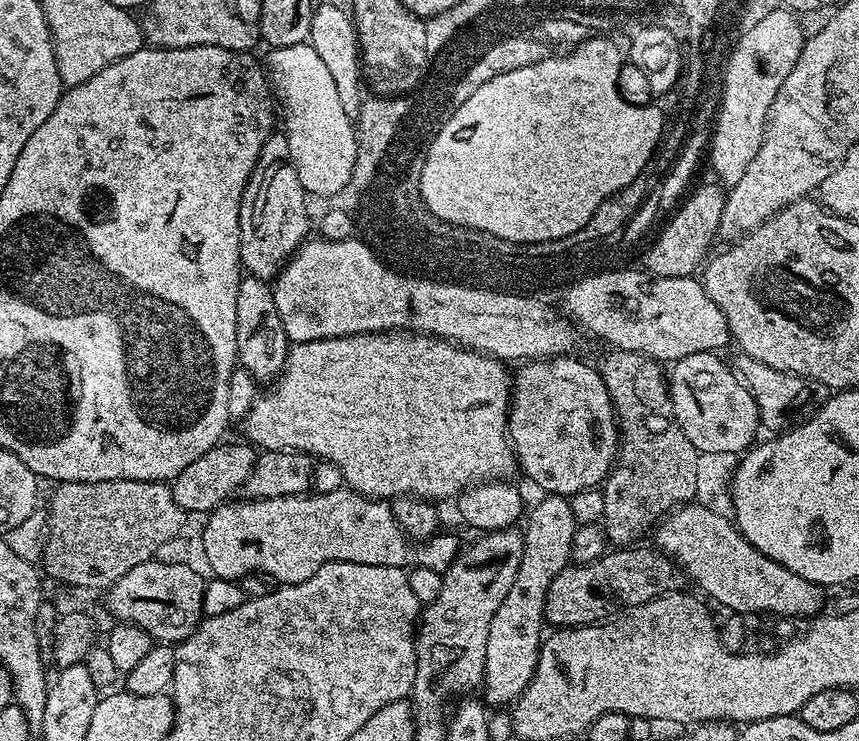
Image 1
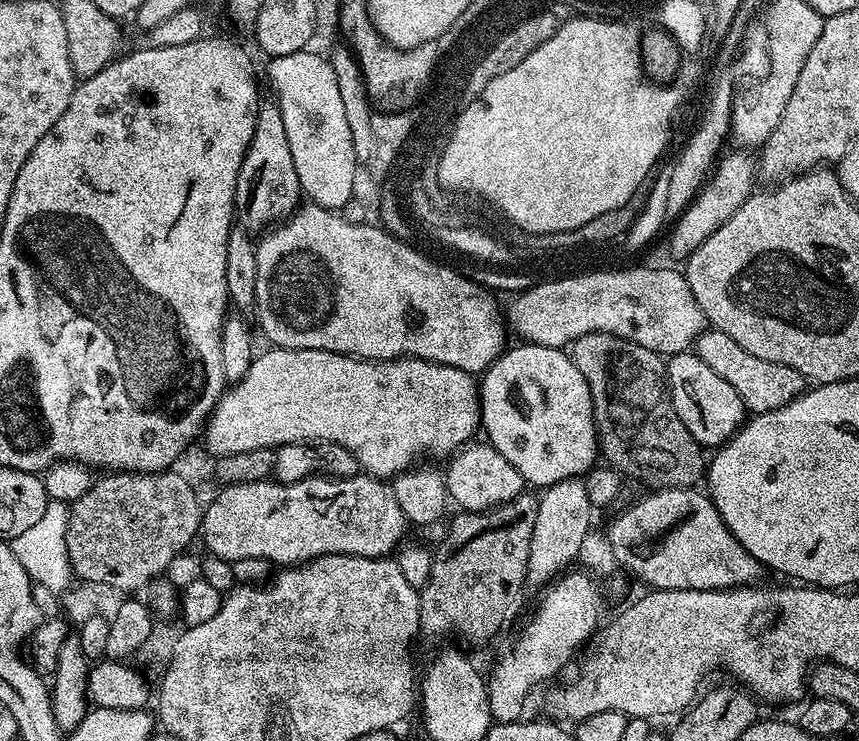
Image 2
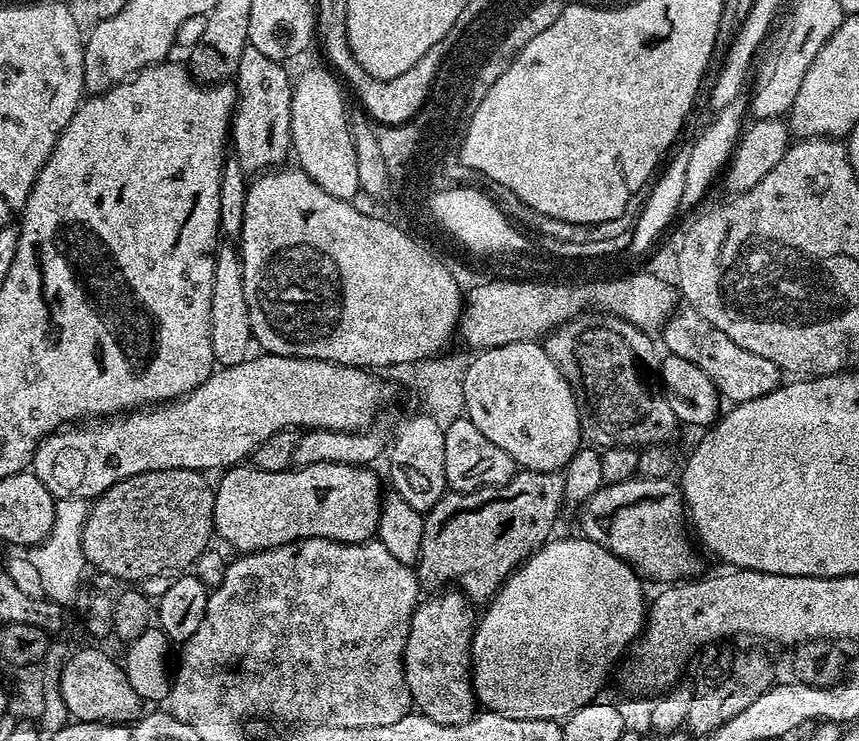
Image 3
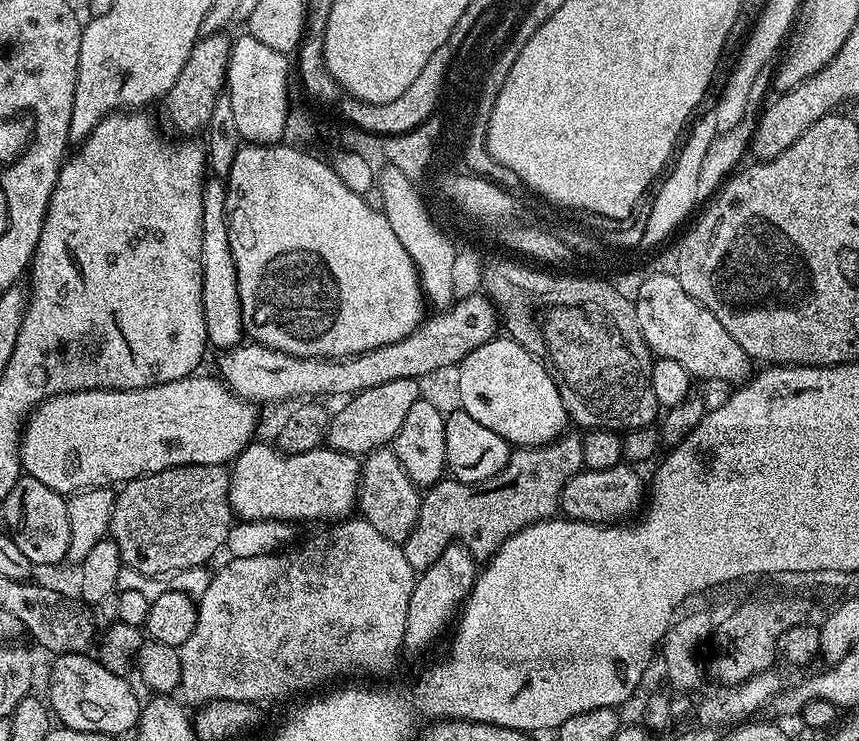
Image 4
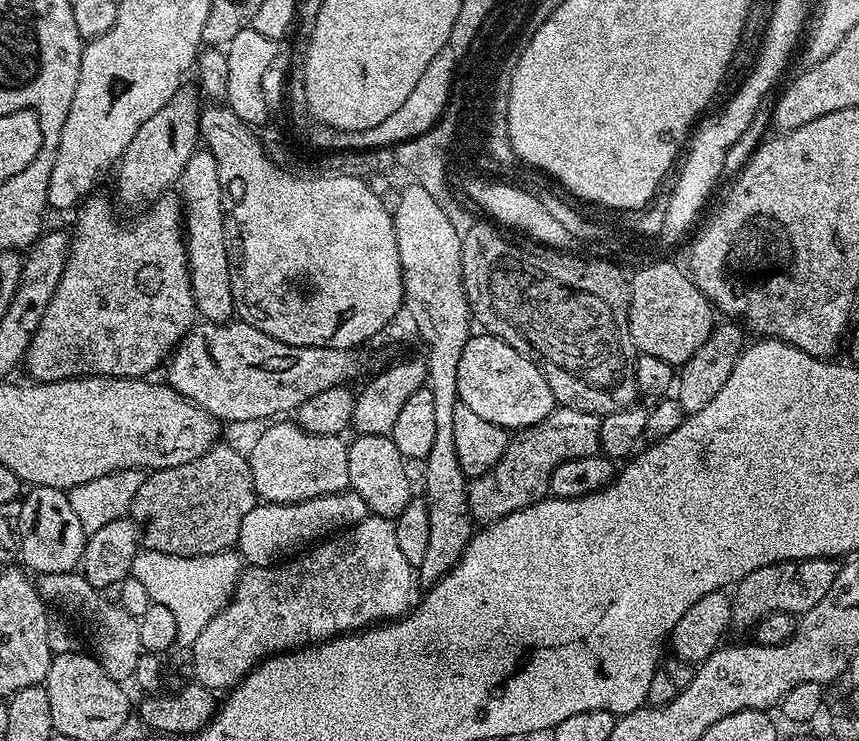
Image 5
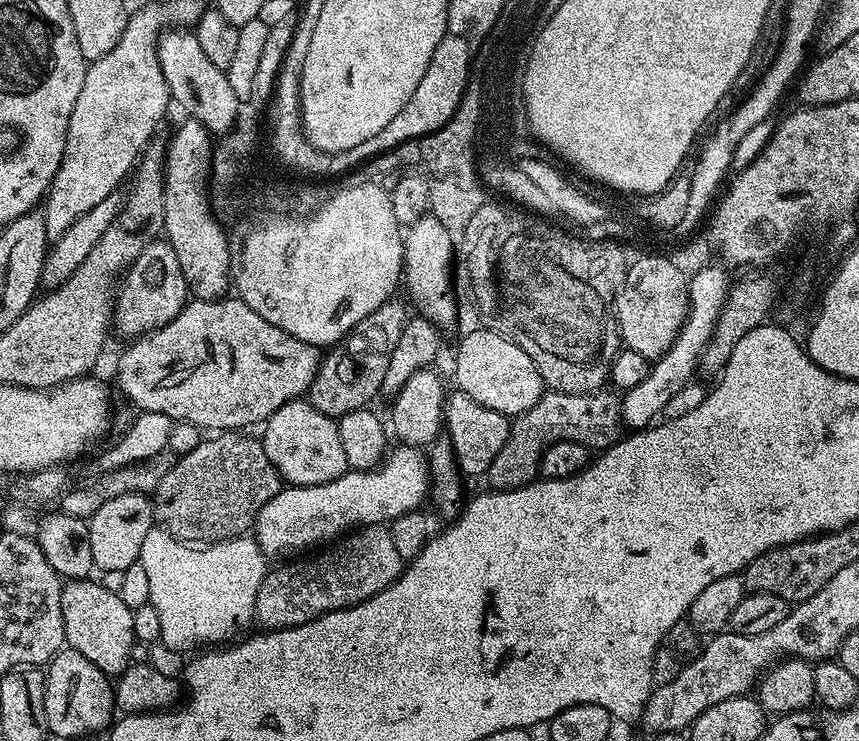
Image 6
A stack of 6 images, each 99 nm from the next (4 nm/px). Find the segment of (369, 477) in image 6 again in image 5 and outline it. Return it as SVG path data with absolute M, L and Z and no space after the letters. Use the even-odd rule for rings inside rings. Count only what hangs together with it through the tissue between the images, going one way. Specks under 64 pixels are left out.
M351 490L310 498L301 504L257 502L254 510L242 518L242 530L238 530L236 548L245 565L271 568L293 554L303 553L309 546L333 535L337 530L352 528L369 515L366 502L362 502L359 494Z

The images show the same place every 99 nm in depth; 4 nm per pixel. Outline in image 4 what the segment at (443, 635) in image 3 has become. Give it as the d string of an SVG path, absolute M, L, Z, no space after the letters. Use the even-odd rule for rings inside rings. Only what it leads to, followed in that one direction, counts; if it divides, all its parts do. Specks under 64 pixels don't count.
M454 543L446 546L434 563L416 579L406 610L406 632L403 651L416 654L428 649L453 623L478 575L478 564L466 546Z

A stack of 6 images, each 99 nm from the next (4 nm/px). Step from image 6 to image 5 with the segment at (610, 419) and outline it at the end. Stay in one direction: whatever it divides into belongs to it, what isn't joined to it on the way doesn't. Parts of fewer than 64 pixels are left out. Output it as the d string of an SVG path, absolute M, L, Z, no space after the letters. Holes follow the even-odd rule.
M555 407L552 413L542 422L529 428L521 428L509 439L502 458L486 474L475 477L468 485L468 511L473 521L487 526L493 520L501 520L510 514L522 511L526 506L536 504L549 495L548 487L554 470L564 460L570 458L586 458L600 452L600 421L601 417L593 412L583 412L573 408Z

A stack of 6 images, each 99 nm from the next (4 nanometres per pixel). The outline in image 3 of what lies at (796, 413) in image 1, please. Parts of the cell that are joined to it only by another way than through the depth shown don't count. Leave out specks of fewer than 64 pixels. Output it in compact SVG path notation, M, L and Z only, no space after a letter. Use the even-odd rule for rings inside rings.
M684 306L672 313L672 317L662 329L667 355L686 358L686 362L694 362L698 370L706 373L706 378L714 382L716 391L725 401L733 405L750 402L754 398L762 398L770 394L782 383L782 373L770 358L761 358L758 354L750 354L750 350L742 350L734 338L726 338L718 326L706 322L702 314Z

